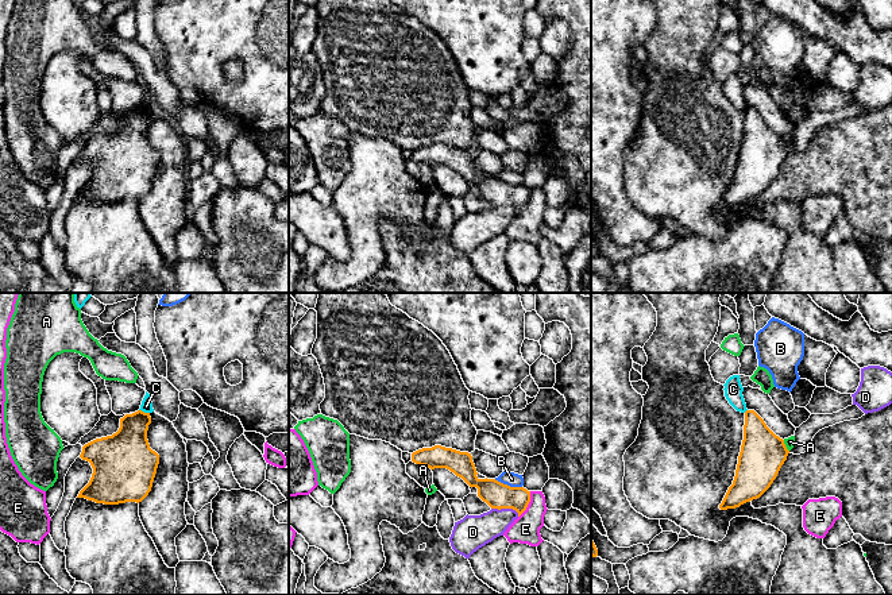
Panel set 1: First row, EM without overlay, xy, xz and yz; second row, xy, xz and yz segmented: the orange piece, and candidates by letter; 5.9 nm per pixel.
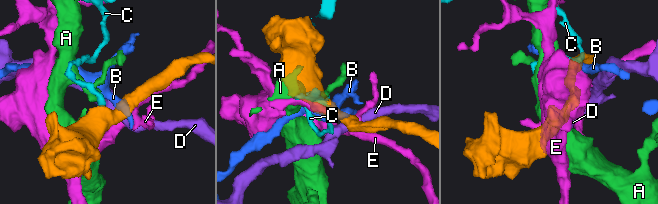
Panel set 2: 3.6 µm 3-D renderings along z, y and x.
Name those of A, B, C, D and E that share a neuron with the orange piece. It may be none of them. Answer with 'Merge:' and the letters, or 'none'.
Merge: none

